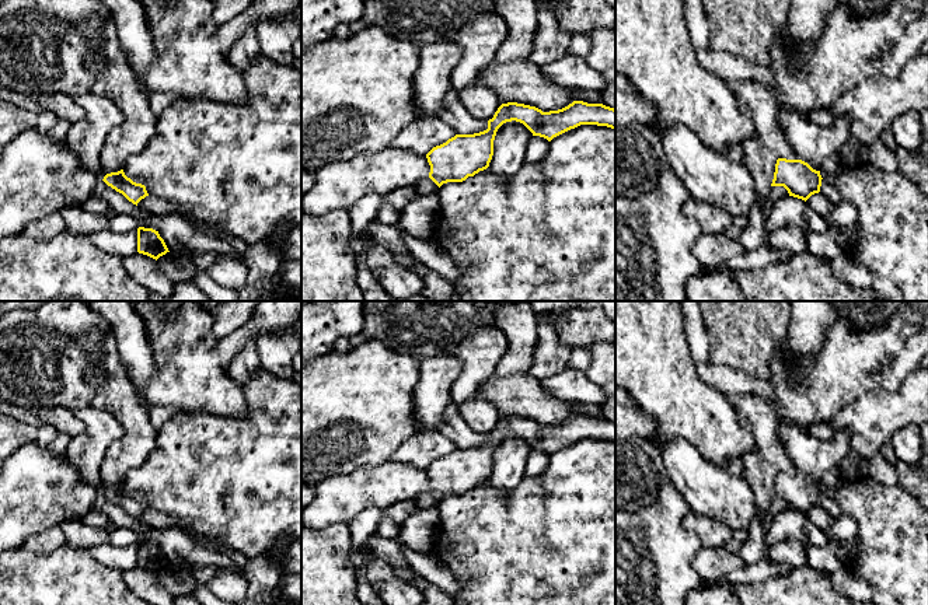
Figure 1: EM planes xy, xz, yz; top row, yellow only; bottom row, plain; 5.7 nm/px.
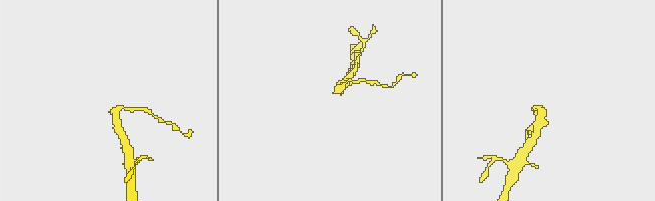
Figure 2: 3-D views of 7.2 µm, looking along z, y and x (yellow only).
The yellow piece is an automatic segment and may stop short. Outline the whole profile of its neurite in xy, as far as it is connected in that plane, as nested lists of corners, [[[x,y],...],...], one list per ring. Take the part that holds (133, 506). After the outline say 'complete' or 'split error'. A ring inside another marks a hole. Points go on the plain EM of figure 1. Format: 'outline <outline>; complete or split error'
outline [[[46,301],[34,311],[13,310],[0,318],[0,398],[17,406],[97,408],[111,413],[125,433],[109,445],[102,459],[102,494],[136,520],[149,510],[146,500],[128,492],[122,482],[129,471],[146,462],[157,444],[158,430],[149,419],[150,405],[144,395],[128,378],[109,322],[86,301]]]; split error

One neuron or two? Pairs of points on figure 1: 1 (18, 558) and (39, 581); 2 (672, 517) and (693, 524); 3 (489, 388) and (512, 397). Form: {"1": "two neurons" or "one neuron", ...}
{"1": "one neuron", "2": "two neurons", "3": "one neuron"}

